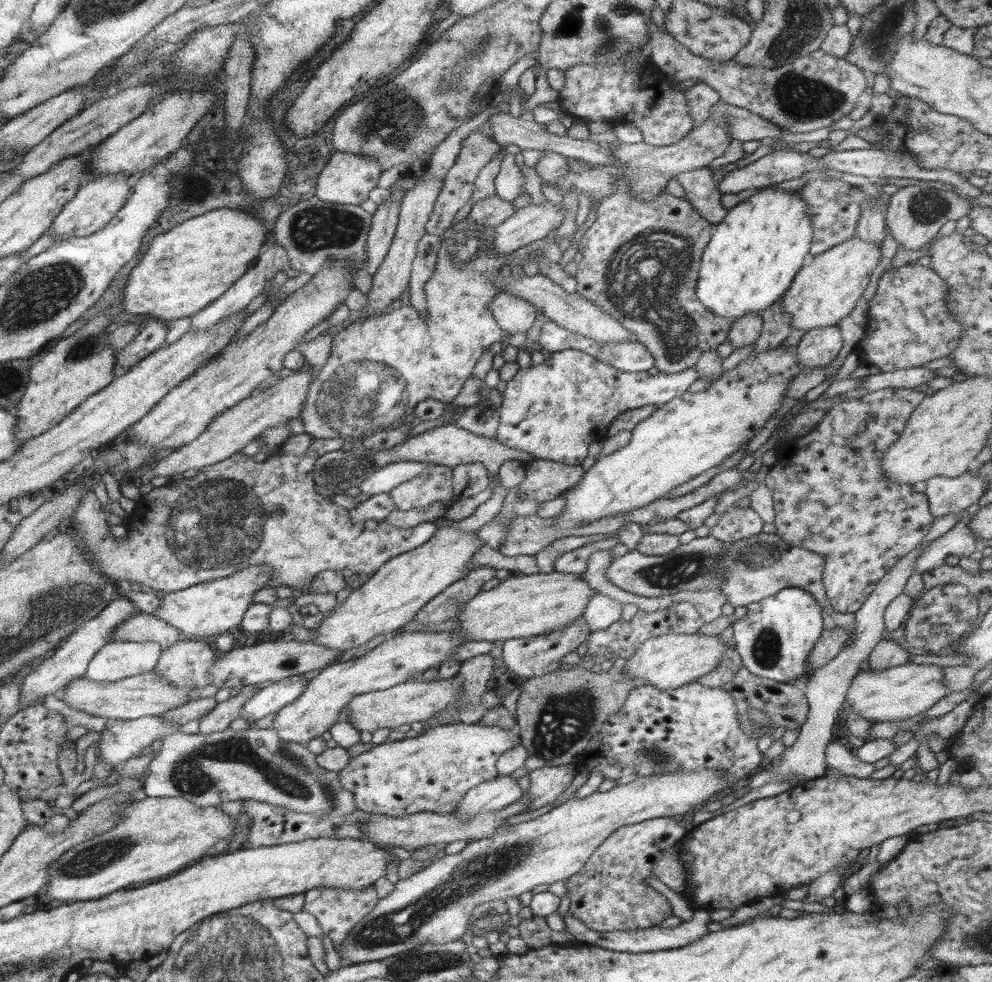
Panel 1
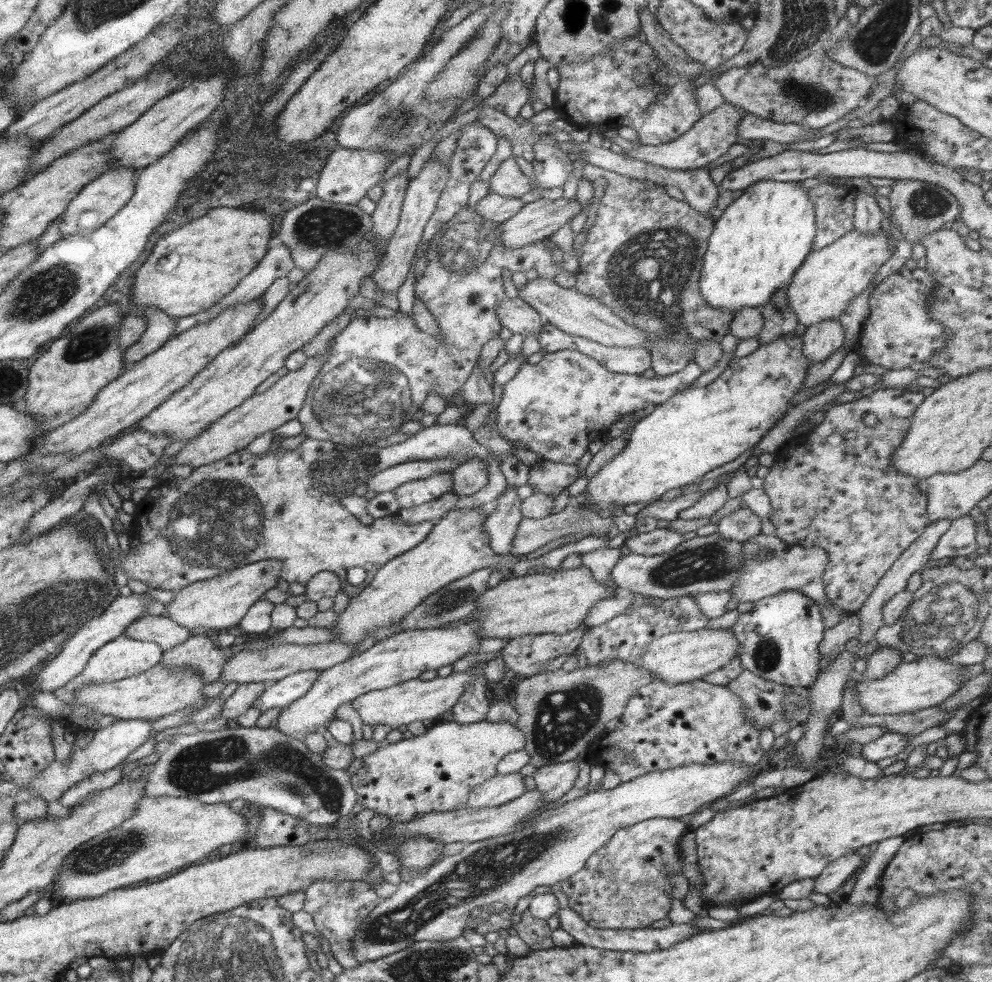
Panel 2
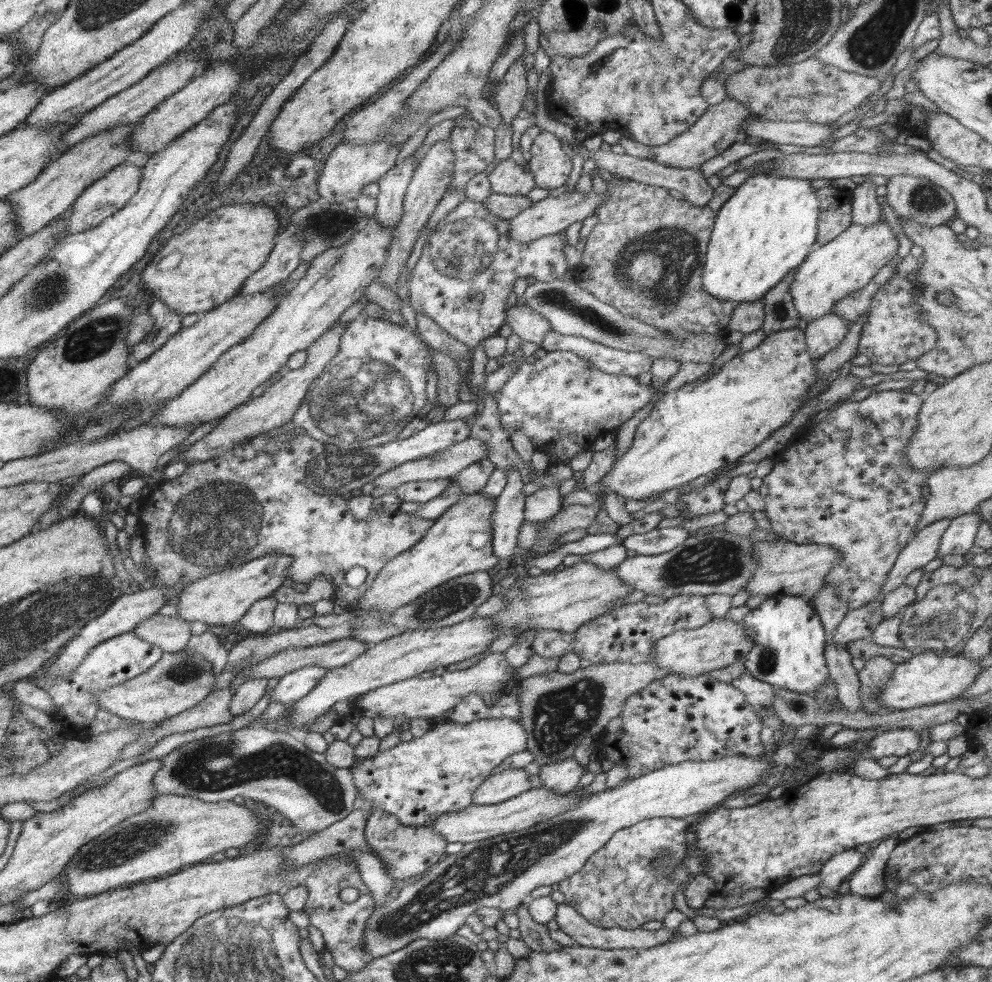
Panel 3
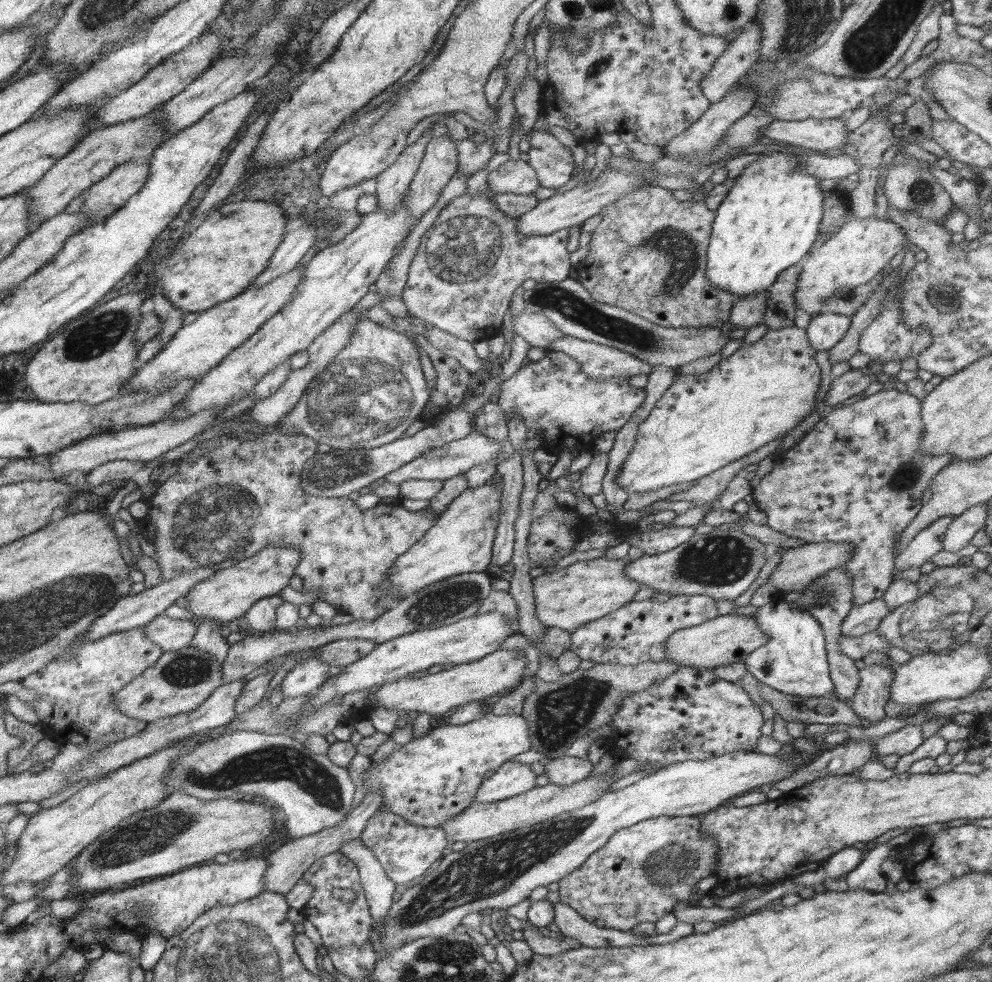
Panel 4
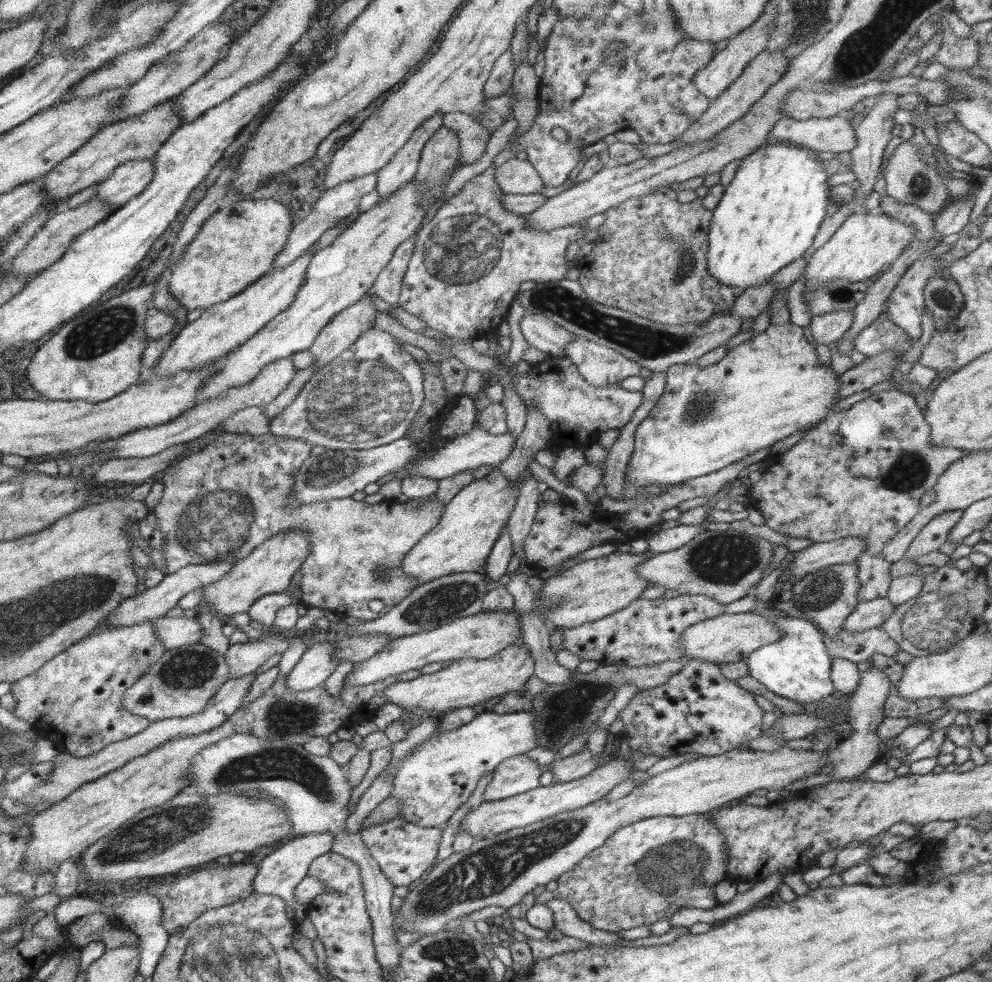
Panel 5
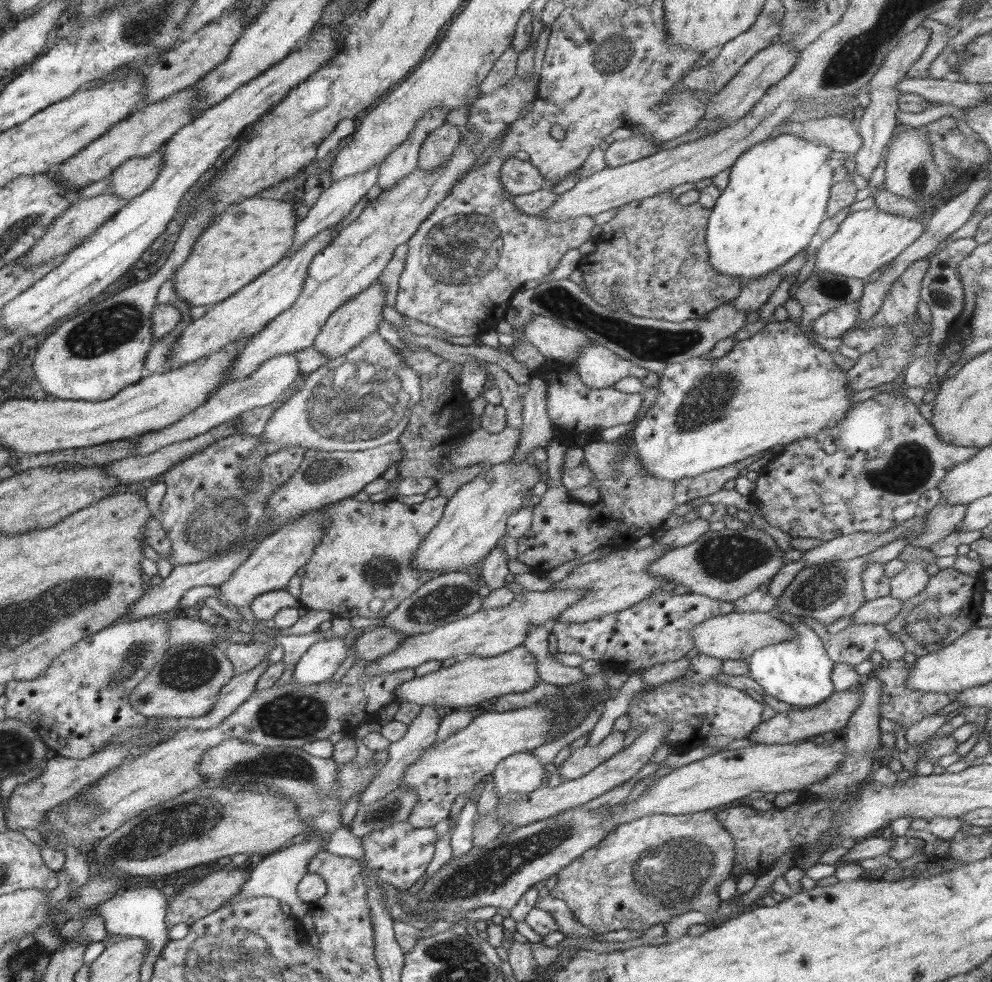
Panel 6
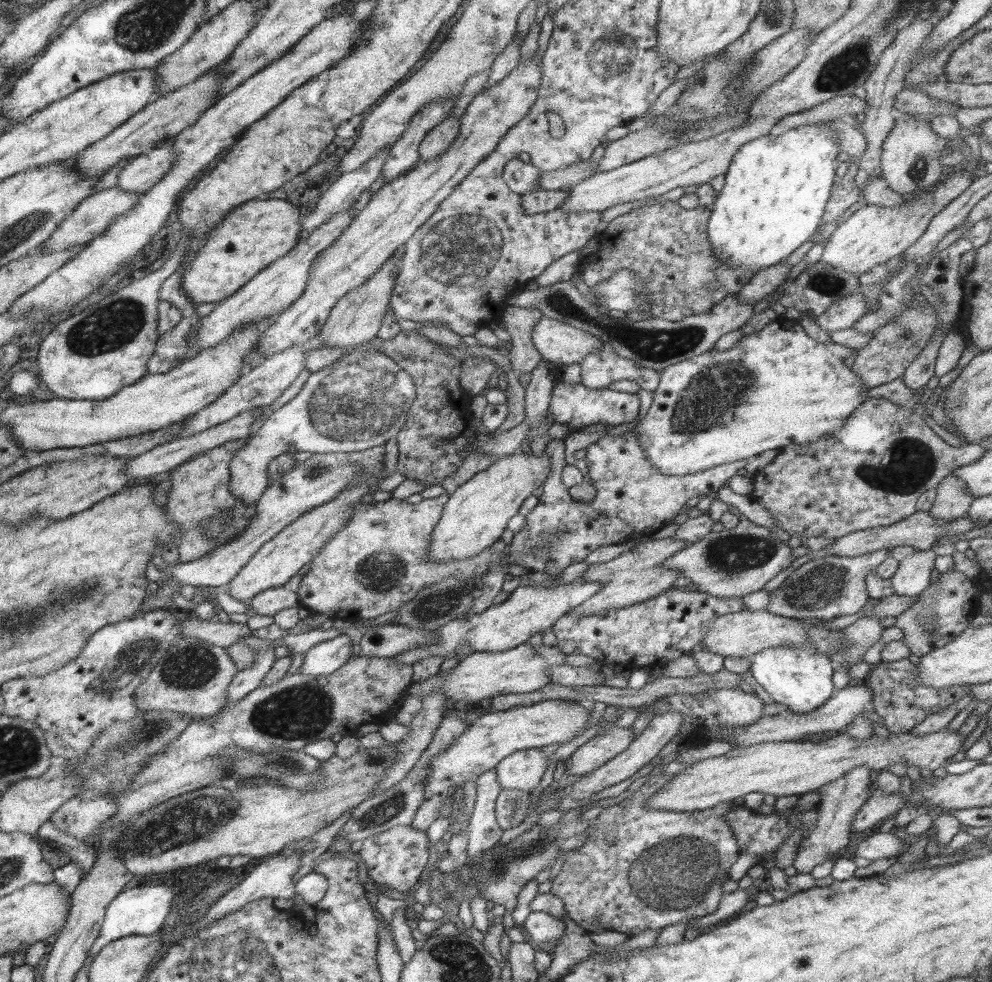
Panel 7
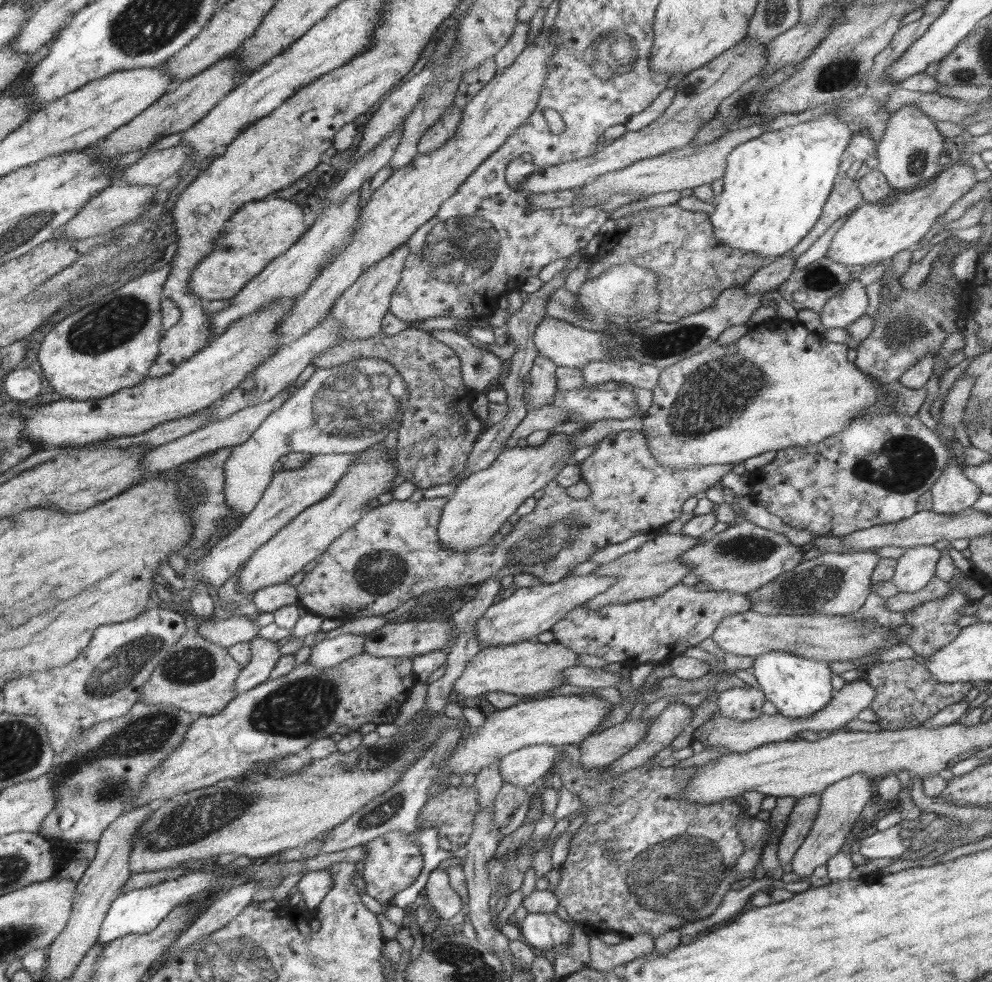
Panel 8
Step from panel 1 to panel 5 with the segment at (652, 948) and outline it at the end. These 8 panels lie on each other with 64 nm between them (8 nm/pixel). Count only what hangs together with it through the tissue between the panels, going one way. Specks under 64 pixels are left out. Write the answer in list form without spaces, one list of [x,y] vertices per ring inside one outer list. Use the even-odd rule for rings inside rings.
[[[554,897],[552,900],[548,900],[545,905],[553,912],[555,928],[558,928],[566,936],[598,946],[612,947],[616,943],[627,943],[627,941],[620,939],[616,932],[598,930],[582,920],[566,901]]]

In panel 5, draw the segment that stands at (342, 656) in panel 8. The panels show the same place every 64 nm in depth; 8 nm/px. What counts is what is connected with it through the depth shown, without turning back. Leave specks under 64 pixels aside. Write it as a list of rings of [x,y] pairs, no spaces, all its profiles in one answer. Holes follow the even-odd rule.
[[[331,641],[309,646],[289,672],[286,688],[292,692],[304,692],[323,687],[337,667],[337,662],[333,659],[335,652],[335,644]]]

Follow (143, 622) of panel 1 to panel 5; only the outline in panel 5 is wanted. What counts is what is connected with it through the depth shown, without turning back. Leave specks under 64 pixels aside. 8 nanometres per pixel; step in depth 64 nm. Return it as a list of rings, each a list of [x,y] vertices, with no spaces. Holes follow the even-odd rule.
[[[165,615],[155,619],[153,625],[166,651],[198,643],[203,638],[202,627],[196,618]]]

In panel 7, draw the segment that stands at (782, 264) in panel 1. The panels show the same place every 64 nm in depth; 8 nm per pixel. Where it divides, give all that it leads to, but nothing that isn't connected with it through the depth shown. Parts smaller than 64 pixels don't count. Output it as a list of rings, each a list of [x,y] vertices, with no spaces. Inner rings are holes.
[[[824,123],[807,124],[802,127],[797,126],[777,136],[768,134],[743,144],[732,157],[730,166],[725,172],[725,185],[716,197],[714,209],[711,211],[710,219],[708,219],[708,242],[710,242],[712,250],[718,255],[718,260],[720,260],[722,264],[726,264],[728,268],[732,268],[732,270],[746,270],[746,272],[752,272],[752,274],[754,274],[760,272],[760,270],[766,270],[766,268],[770,268],[770,266],[776,266],[776,264],[786,261],[794,250],[798,250],[804,242],[808,242],[819,229],[826,204],[830,199],[833,183],[836,180],[833,162],[836,160],[836,156],[838,156],[840,151],[837,145],[837,136],[833,133],[833,130]]]

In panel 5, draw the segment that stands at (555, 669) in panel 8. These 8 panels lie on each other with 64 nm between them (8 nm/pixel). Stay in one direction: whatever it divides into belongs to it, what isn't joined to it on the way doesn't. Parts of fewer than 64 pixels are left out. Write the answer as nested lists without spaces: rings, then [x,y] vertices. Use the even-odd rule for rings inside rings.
[[[510,645],[484,660],[458,659],[438,672],[421,675],[412,681],[396,682],[384,691],[384,696],[386,696],[386,703],[396,704],[403,710],[419,708],[437,715],[450,709],[474,707],[480,702],[513,691],[522,691],[524,685],[534,675],[534,665],[535,660],[528,650],[517,645]]]

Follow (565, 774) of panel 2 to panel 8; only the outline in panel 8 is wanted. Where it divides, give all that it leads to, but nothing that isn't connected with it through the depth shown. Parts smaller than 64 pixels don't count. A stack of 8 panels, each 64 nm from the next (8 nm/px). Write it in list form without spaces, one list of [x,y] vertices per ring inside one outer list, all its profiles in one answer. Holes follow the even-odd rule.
[[[626,719],[598,734],[589,735],[578,745],[581,765],[586,769],[610,766],[646,737],[651,722]]]

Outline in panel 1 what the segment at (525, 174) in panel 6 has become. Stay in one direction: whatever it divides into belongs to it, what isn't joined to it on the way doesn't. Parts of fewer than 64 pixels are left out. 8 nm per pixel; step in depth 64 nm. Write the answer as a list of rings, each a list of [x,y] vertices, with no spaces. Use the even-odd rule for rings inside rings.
[[[506,153],[501,162],[499,175],[495,178],[495,194],[506,202],[514,202],[523,194],[525,179],[517,167],[514,155]]]

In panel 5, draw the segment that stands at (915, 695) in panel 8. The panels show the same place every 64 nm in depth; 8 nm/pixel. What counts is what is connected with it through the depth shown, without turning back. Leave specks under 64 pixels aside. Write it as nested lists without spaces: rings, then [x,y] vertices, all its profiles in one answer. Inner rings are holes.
[[[873,654],[868,660],[870,666],[881,670],[892,682],[888,698],[884,706],[884,717],[914,718],[942,709],[948,698],[922,698],[922,700],[902,700],[898,696],[898,682],[902,679],[905,664],[898,662],[895,657]]]

